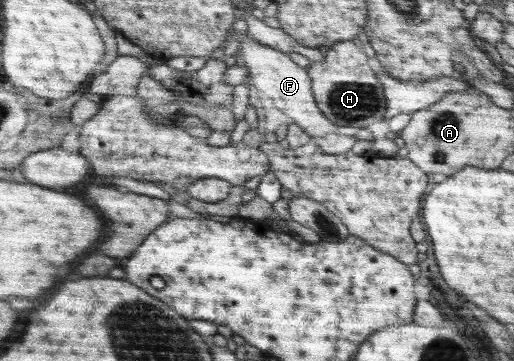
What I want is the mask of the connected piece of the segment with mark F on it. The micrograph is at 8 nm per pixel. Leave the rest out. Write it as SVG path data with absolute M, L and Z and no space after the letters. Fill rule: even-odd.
M233 32L231 41L239 37L241 42L237 55L240 55L250 69L250 75L254 79L254 87L260 89L262 93L266 93L278 109L286 111L284 115L288 115L292 119L292 123L303 128L312 139L316 138L314 144L326 154L337 155L351 151L357 139L341 135L340 124L332 123L332 120L329 120L320 111L318 101L314 97L314 90L311 88L310 73L307 68L298 66L290 59L288 53L258 39L252 39L250 35L239 36L237 32Z

